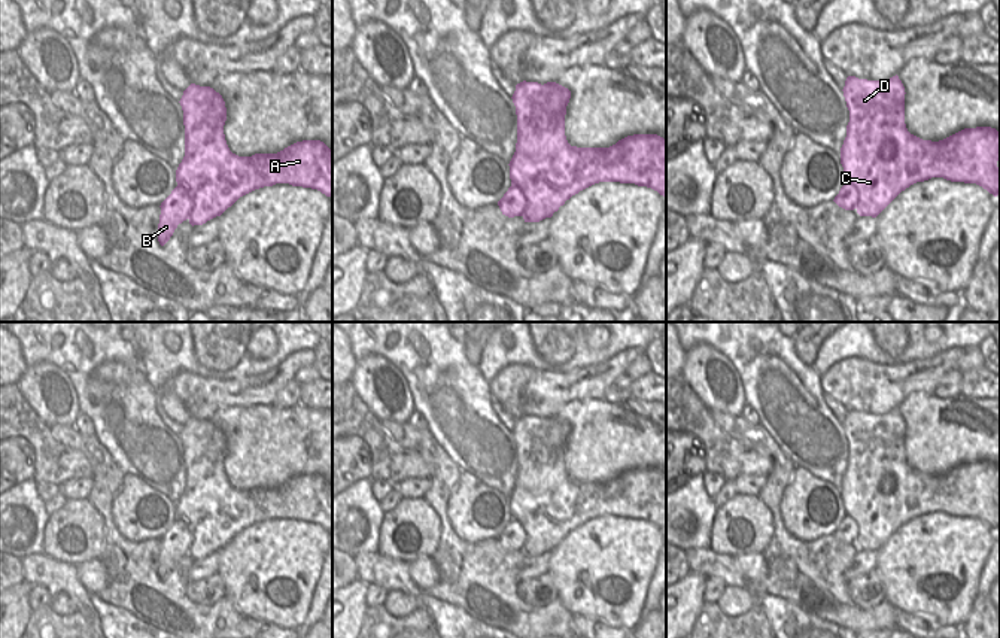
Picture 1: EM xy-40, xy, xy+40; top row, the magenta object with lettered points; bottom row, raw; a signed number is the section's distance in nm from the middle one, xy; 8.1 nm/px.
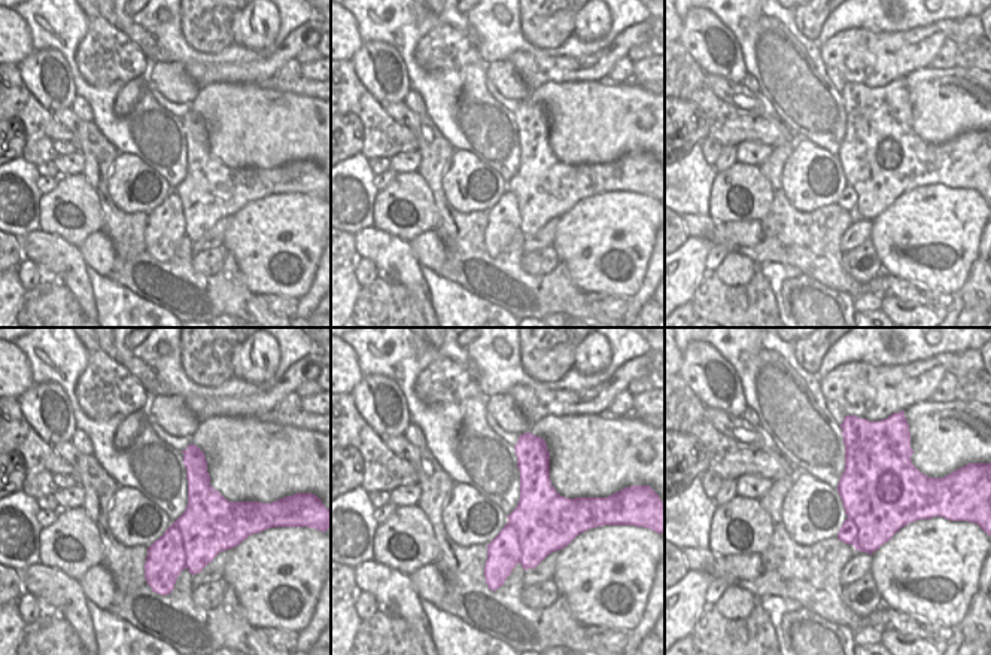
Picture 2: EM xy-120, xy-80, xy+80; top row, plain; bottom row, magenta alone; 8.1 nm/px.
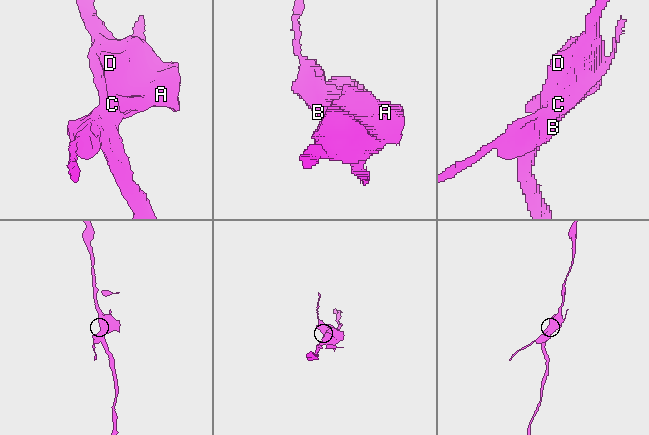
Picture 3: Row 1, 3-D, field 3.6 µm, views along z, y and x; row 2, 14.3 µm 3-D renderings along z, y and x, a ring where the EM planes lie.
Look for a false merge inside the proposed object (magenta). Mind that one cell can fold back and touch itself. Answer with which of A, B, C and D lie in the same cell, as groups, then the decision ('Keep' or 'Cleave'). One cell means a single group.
Groups: A C D / B. Cleave.

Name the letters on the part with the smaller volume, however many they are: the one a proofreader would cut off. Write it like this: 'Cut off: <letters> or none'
Cut off: B

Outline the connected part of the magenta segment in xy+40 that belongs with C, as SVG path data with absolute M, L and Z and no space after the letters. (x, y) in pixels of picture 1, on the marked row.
M897 75L887 80L848 76L842 91L849 122L841 148L841 164L846 182L858 191L855 209L860 216L876 218L902 191L931 177L976 183L994 197L1000 194L1000 131L996 128L964 128L939 142L911 134L905 124L906 92Z

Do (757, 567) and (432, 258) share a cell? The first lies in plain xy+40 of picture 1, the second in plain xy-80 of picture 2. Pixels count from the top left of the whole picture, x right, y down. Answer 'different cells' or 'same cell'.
same cell

